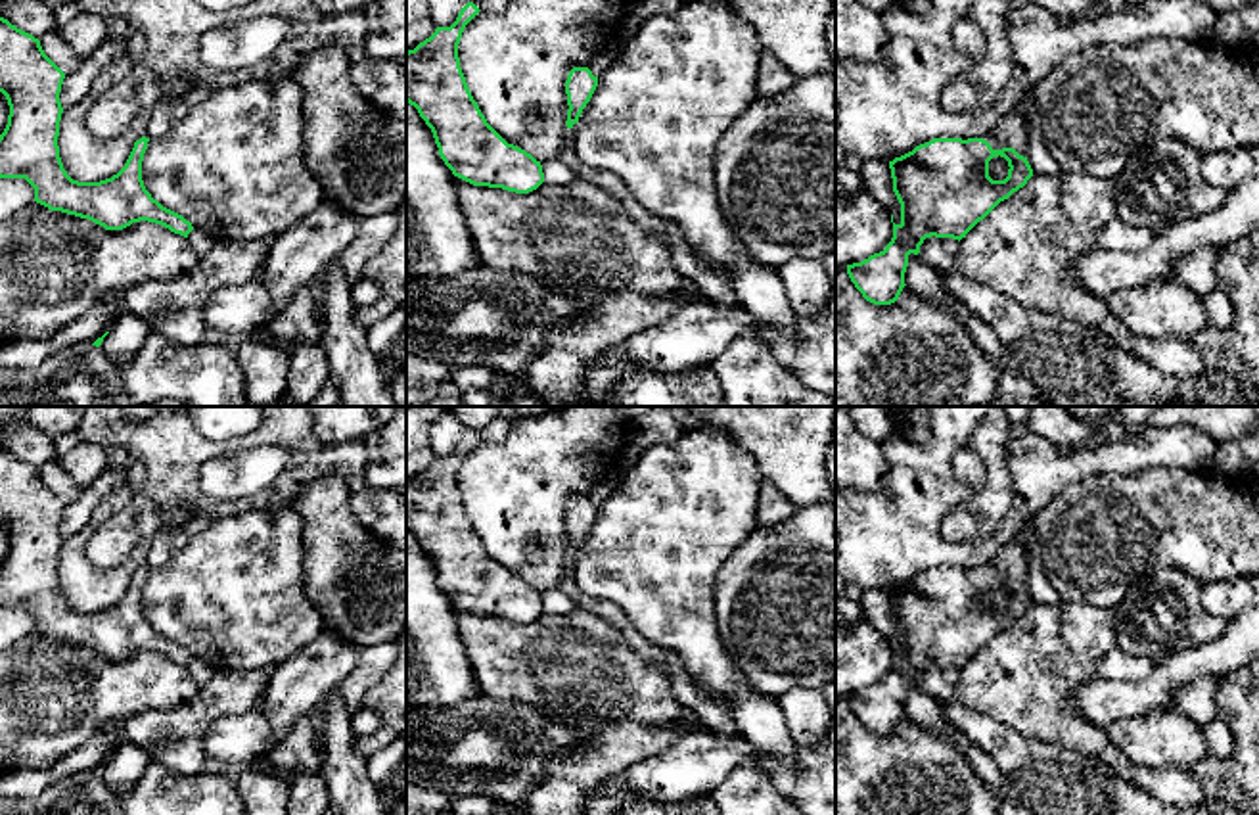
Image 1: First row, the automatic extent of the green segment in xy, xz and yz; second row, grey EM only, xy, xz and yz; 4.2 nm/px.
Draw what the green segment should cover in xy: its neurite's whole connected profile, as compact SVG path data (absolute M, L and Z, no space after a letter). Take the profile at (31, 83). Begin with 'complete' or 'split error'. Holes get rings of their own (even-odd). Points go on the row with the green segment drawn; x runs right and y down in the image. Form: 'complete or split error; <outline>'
complete; M0 17L0 92L10 105L0 134L0 178L25 178L36 203L105 230L148 221L188 238L192 222L163 207L144 186L142 161L149 138L134 142L125 167L111 178L79 182L67 175L57 146L63 79L38 38Z

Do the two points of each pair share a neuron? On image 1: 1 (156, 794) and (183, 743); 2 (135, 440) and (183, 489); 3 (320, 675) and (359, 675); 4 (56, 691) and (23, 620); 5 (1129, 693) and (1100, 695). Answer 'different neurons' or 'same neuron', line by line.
1: different neurons
2: same neuron
3: different neurons
4: different neurons
5: same neuron

